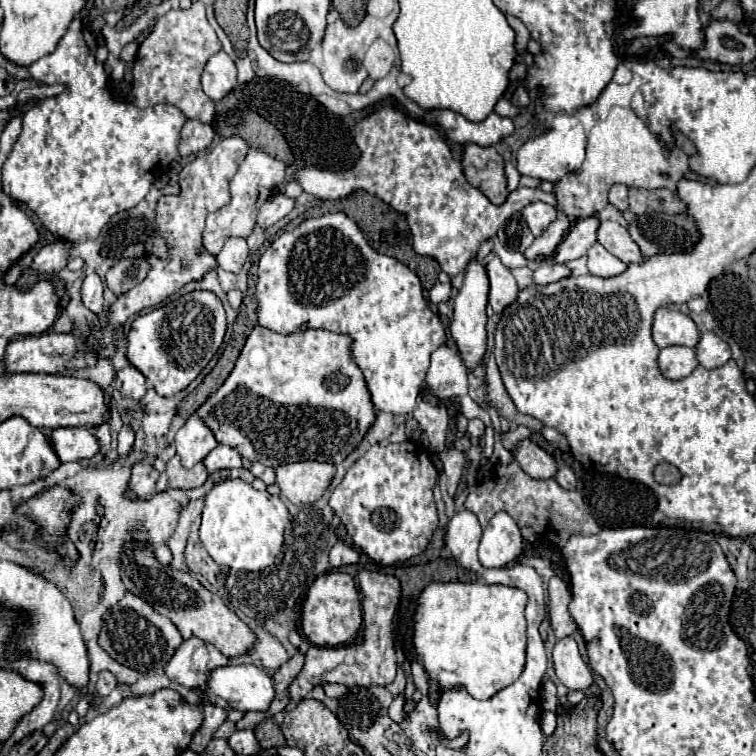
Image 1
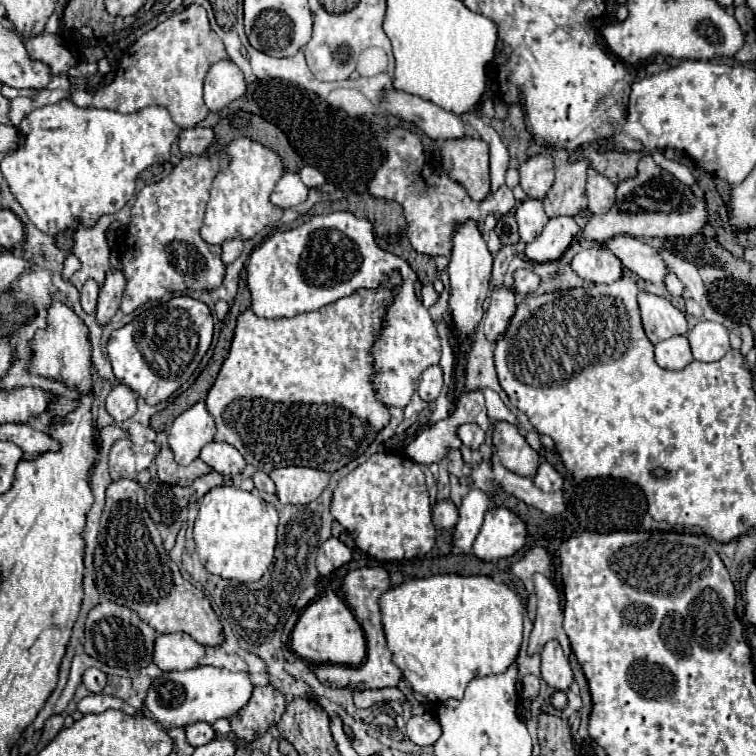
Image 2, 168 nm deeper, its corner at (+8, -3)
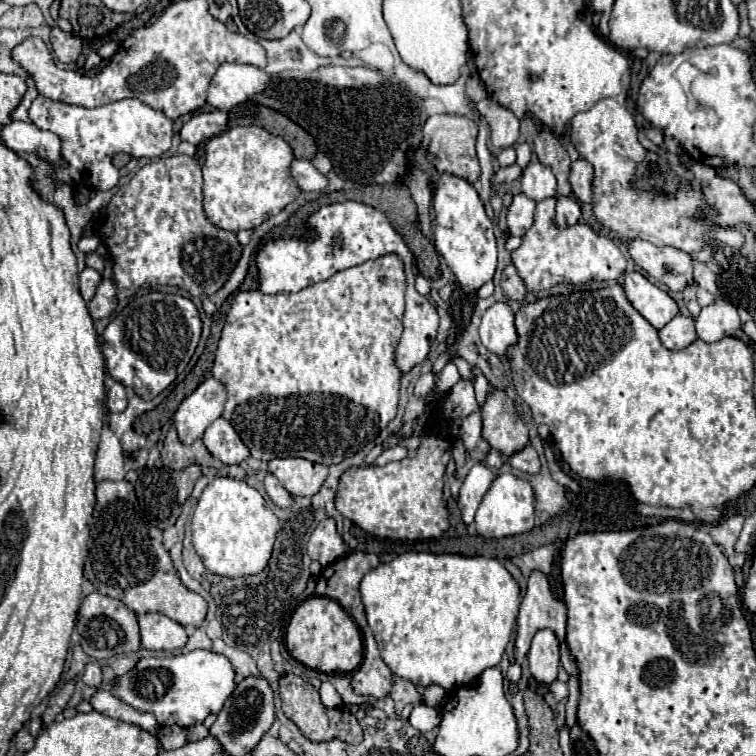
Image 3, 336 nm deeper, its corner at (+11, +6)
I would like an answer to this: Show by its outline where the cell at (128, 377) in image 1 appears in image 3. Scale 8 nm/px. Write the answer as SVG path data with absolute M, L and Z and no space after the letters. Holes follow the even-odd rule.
M114 382L110 388L108 388L108 400L106 400L106 406L110 412L122 412L126 408L128 400L126 400L126 388L120 384L120 382Z

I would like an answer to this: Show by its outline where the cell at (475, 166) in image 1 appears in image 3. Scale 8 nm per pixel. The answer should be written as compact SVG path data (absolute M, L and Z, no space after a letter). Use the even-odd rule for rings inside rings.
M434 114L426 120L422 128L422 146L428 152L428 160L434 164L434 168L444 174L454 174L460 178L466 178L470 184L474 184L480 178L480 164L476 158L474 142L476 142L478 126L474 120L466 116L454 116L454 114Z

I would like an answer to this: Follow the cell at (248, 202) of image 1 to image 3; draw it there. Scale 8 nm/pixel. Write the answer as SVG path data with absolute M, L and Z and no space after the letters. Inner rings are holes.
M234 126L210 138L202 166L204 212L208 220L218 228L238 232L242 228L256 228L270 216L276 216L302 194L290 174L292 160L290 144L260 126Z

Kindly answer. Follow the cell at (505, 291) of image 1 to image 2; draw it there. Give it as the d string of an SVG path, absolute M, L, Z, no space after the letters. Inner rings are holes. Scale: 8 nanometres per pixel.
M491 285L491 293L489 293L489 309L487 309L487 317L485 317L485 335L489 341L497 341L505 329L507 323L511 319L511 315L515 313L515 295L511 289L501 287L501 285Z

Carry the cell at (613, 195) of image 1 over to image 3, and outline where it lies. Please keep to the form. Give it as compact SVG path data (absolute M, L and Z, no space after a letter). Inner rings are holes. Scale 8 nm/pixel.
M586 160L572 162L568 182L570 182L572 194L584 204L592 204L592 172L594 170Z

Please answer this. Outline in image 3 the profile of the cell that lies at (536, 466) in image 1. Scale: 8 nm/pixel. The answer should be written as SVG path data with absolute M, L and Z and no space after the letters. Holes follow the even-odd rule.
M490 390L482 404L482 436L504 456L514 454L528 444L528 428L518 418L514 402L504 390Z

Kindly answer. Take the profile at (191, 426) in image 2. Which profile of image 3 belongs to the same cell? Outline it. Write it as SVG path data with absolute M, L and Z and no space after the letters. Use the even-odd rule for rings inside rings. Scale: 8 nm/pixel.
M206 378L182 404L174 414L174 426L178 430L178 438L184 444L190 444L202 438L204 430L222 416L226 404L226 388L216 378Z

